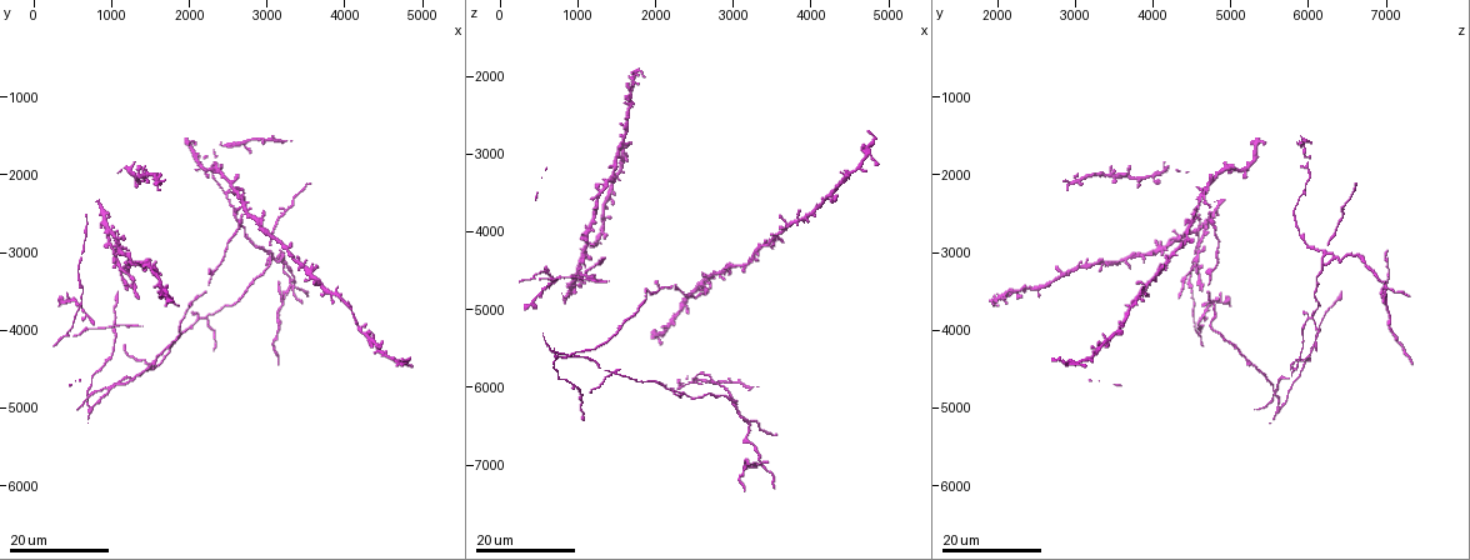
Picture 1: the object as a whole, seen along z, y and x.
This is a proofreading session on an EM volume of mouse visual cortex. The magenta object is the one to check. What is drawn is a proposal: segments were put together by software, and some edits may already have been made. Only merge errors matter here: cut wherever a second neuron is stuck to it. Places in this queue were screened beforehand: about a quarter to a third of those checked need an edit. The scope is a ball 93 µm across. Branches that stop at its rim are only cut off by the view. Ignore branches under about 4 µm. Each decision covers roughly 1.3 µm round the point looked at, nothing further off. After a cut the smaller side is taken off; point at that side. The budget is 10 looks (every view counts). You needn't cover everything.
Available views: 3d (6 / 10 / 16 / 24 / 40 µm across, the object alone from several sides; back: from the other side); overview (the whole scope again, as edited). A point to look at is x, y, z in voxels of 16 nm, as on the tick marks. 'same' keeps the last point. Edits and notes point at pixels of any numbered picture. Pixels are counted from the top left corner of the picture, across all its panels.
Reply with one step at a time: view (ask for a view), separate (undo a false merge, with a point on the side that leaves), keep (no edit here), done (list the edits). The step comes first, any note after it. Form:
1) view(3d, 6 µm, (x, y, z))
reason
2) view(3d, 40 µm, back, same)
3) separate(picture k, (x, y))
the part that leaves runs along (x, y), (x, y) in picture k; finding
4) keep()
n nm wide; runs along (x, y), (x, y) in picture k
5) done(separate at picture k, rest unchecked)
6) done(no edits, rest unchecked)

view(3d, 16 µm, (2650, 2300, 4600))
three-way junction

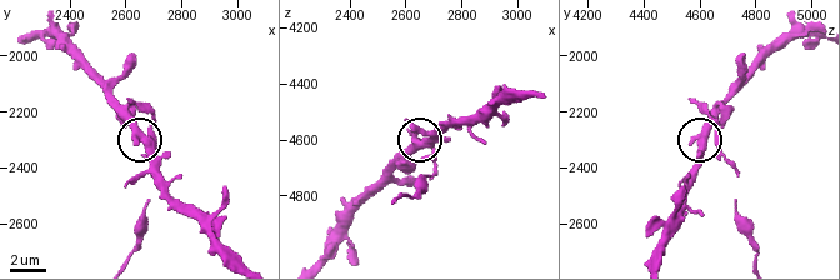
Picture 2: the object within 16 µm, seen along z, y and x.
view(3d, 6 µm, (2670, 2320, 4600))

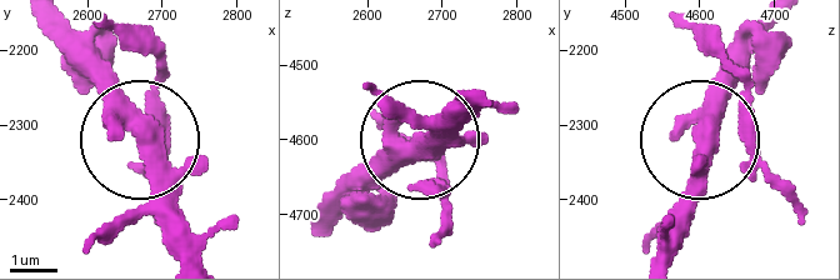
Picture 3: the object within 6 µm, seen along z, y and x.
keep()
one neuron here

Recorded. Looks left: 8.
view(3d, 24 µm, (600, 3500, 4500))
thick turns thin

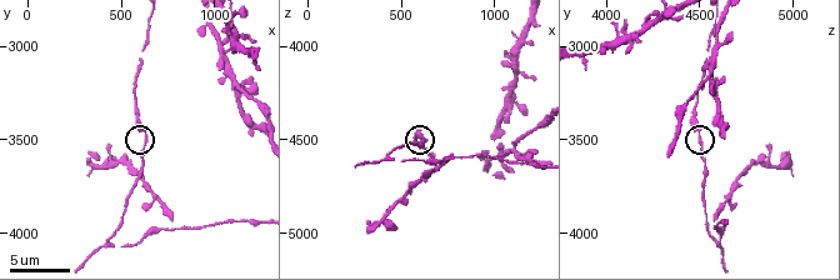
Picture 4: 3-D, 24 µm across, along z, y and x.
view(3d, 10 µm, (640, 3500, 4500))
closer look

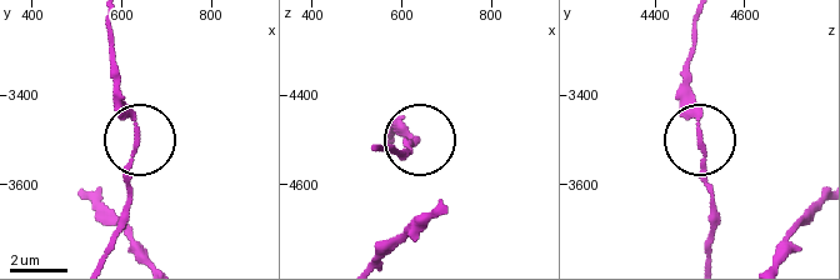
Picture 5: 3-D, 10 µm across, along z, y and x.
keep()
runs along (104, 254), (130, 190), (136, 140), (134, 111), (110, 78) in picture 5; continuous, no second neuron

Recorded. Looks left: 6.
view(3d, 6 µm, (1100, 3160, 4560))
four arms meet

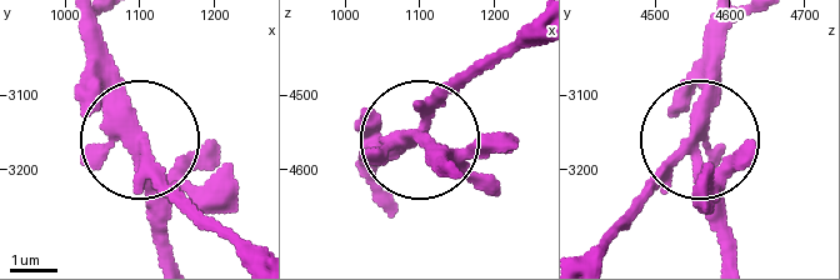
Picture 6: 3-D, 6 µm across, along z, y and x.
view(3d, 6 µm, back, (1095, 3160, 4550))
other side

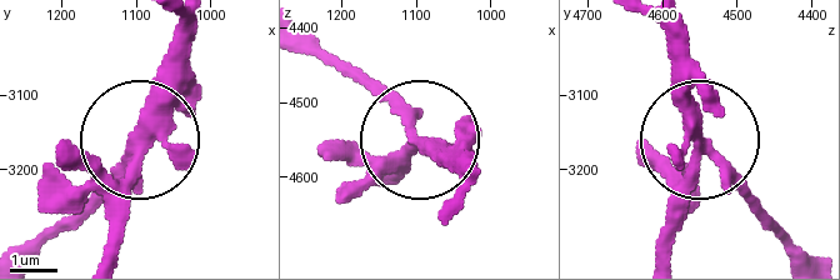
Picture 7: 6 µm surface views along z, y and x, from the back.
keep()
side arm 9 µm; one neuron here

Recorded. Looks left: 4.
view(3d, 16 µm, (1000, 4750, 5550))
four arms meet

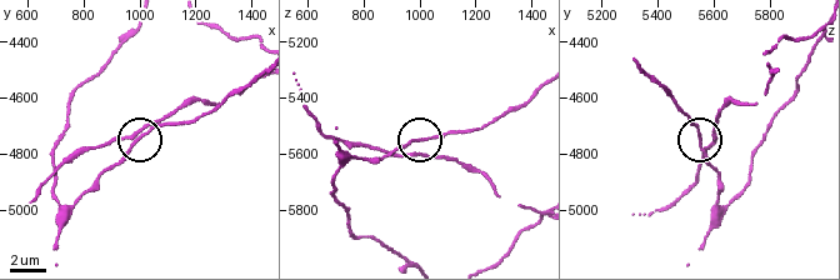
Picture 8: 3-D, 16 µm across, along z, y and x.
view(3d, 6 µm, (970, 4790, 5560))

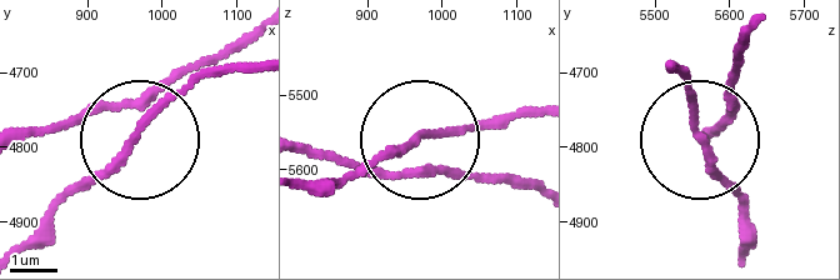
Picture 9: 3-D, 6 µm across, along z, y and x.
keep()
side arm 37 µm; runs along (539, 106), (384, 146), (340, 186) in picture 9; one neuron here

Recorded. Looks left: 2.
view(3d, 16 µm, (1500, 4500, 5800))
four arms meet

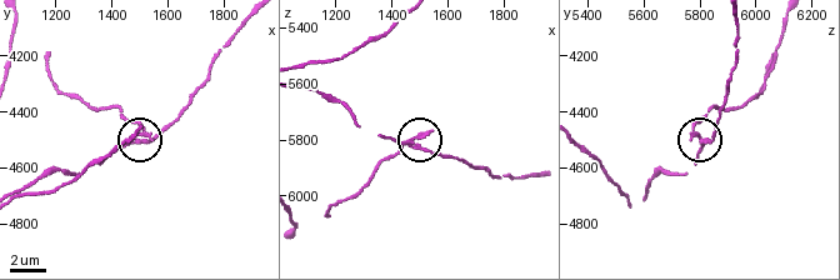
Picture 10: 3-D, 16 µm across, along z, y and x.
view(3d, 10 µm, (1470, 4500, 5810))
zoom in

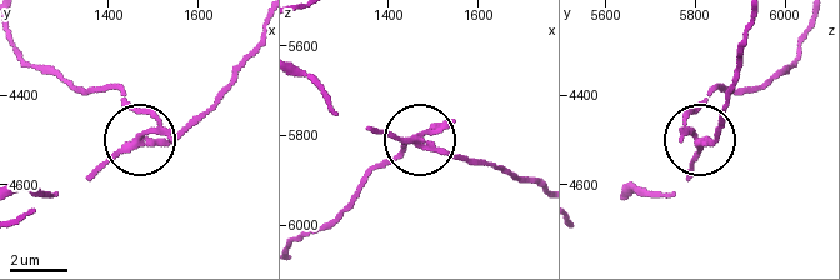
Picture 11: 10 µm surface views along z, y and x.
separate(picture 11, (125, 101))
the part that leaves runs along (420, 136), (434, 128), (375, 165), (339, 215), (300, 238) in picture 11; two neurons meet here

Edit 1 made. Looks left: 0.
done(separate at picture 11, rest unchecked)

